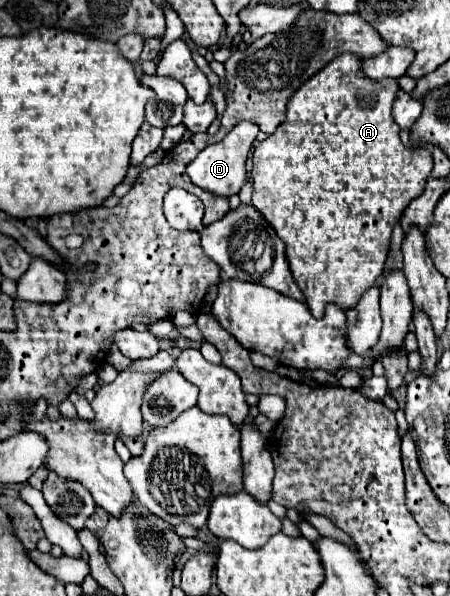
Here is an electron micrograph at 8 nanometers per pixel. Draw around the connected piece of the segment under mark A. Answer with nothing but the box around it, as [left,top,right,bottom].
[251,52,433,318]

